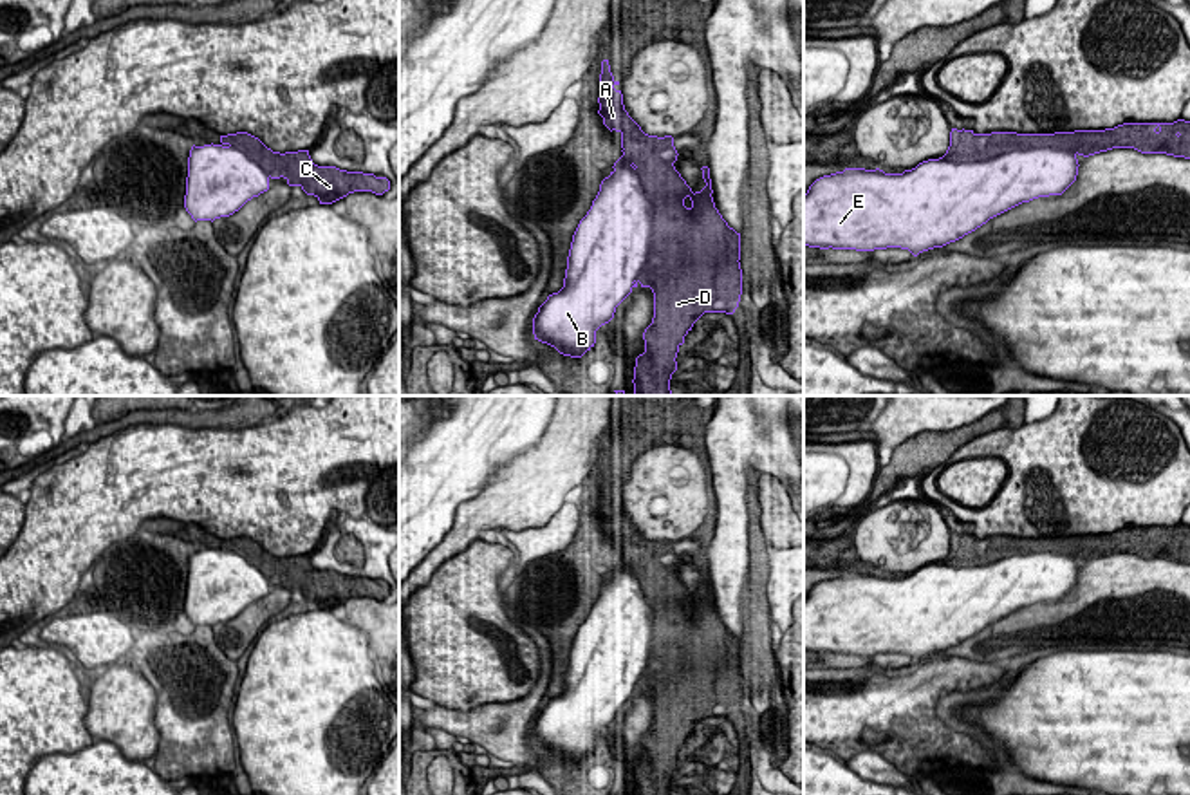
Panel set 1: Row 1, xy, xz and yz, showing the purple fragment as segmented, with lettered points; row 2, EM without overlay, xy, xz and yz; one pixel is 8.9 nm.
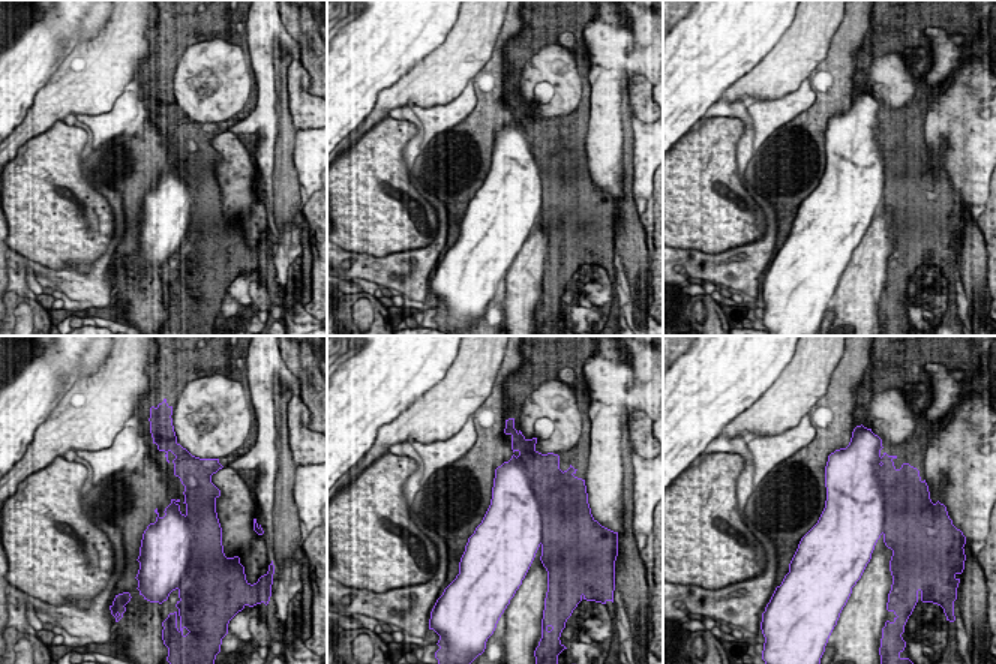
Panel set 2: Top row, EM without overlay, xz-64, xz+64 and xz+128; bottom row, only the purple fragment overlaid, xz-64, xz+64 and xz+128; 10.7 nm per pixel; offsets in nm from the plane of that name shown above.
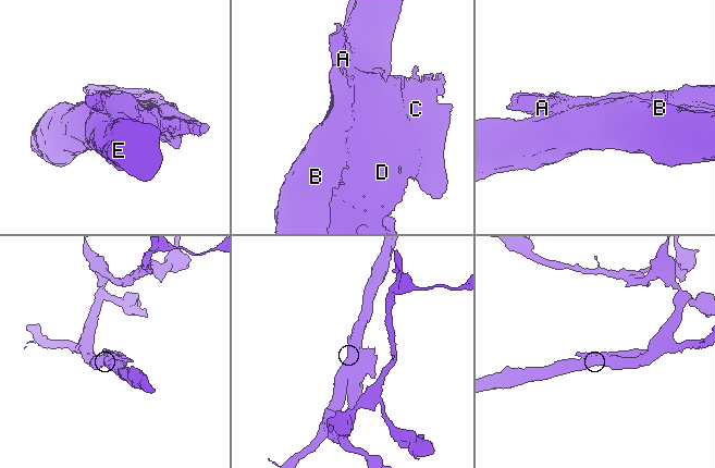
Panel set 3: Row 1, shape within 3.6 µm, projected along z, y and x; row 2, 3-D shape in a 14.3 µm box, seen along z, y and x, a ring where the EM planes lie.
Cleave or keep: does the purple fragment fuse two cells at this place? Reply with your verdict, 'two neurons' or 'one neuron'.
two neurons

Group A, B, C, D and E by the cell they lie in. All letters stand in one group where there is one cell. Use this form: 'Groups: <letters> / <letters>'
Groups: A C D / B E

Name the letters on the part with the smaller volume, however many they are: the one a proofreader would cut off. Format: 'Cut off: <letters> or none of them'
Cut off: A, C, D

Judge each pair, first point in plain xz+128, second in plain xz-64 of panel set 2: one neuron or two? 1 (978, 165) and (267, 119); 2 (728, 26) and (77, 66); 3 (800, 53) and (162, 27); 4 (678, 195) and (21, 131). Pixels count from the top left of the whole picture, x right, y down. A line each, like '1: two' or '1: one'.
1: one
2: two
3: two
4: two

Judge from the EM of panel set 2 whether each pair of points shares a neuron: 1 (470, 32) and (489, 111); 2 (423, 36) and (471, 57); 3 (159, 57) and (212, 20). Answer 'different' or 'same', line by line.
1: different
2: different
3: same

